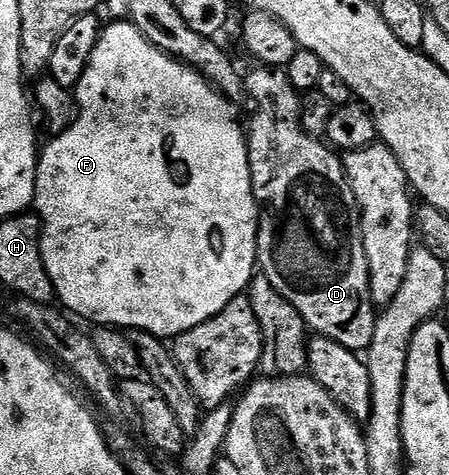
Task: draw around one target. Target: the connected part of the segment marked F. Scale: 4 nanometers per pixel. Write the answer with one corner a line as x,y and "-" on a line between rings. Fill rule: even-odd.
117,19
112,23
114,25
106,24
102,28
87,71
83,71
75,86
73,124
65,132
56,134
46,149
44,146
37,162
35,212
41,219
41,258
53,283
56,300
70,314
86,317
97,327
116,327
122,331
150,333
162,339
176,339
180,333
191,331
191,327
207,323
207,319
219,315
227,303
242,296
255,276
253,268
258,268
259,206
253,196
247,129
244,124
241,126
238,106
198,69
165,53
158,45
152,45
132,20

